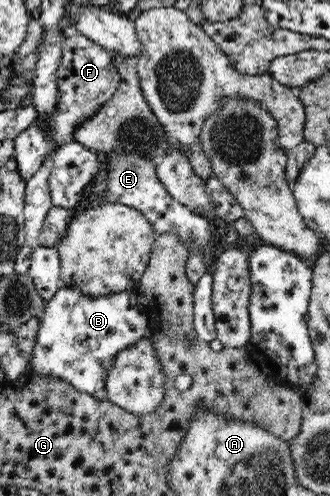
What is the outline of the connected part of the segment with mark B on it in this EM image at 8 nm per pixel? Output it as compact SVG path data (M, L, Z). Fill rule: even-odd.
M36 247L27 273L46 301L34 355L27 355L28 369L38 374L60 376L88 396L108 400L106 378L115 355L136 340L152 337L158 330L159 315L148 296L138 288L94 296L74 285L62 287L60 254L56 247Z

